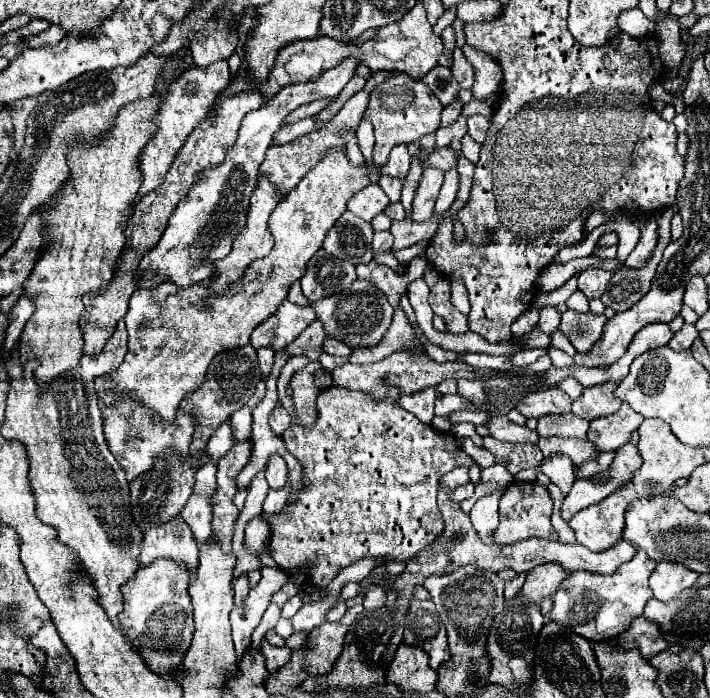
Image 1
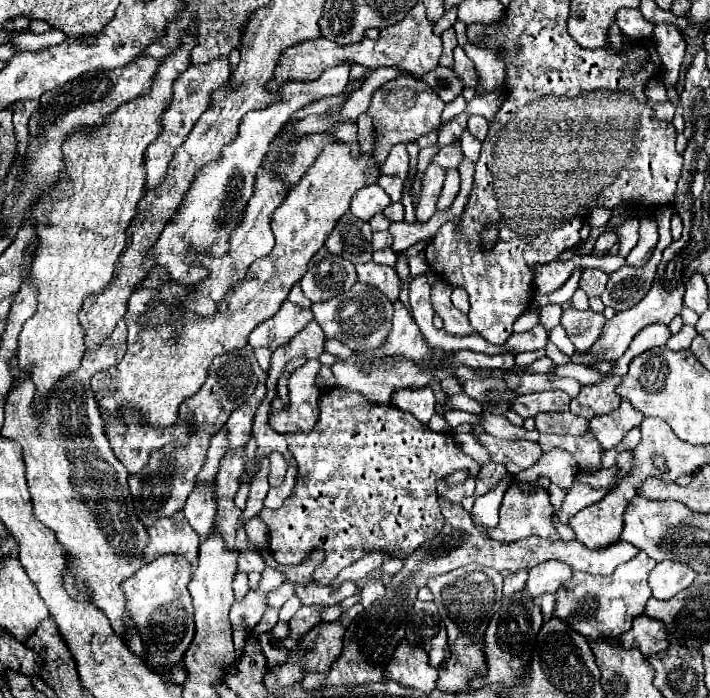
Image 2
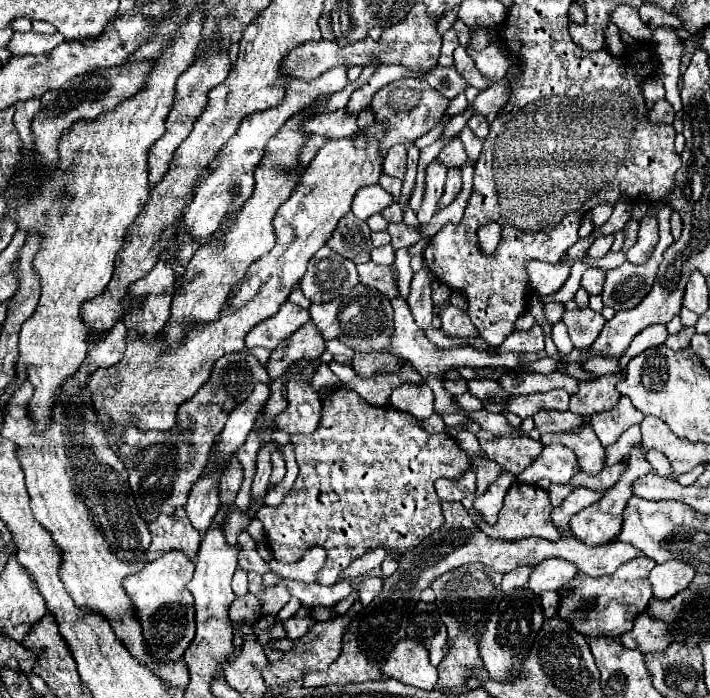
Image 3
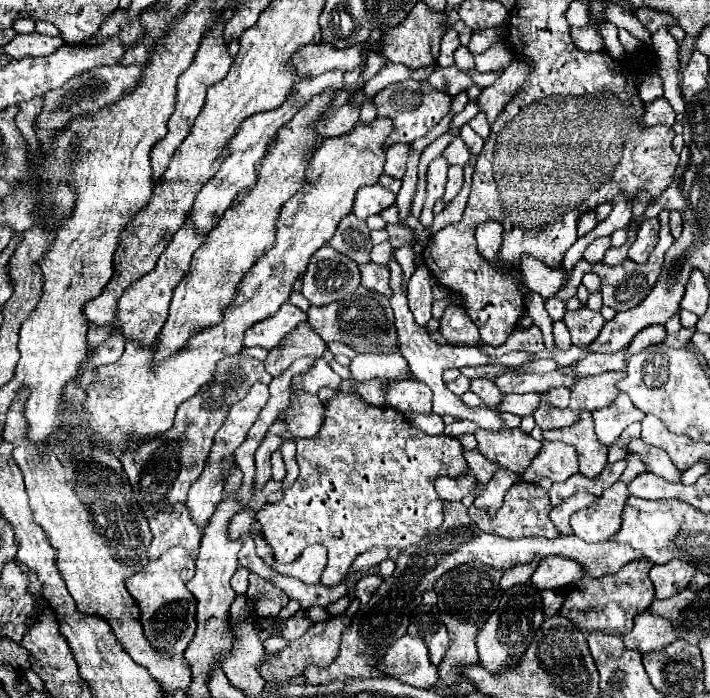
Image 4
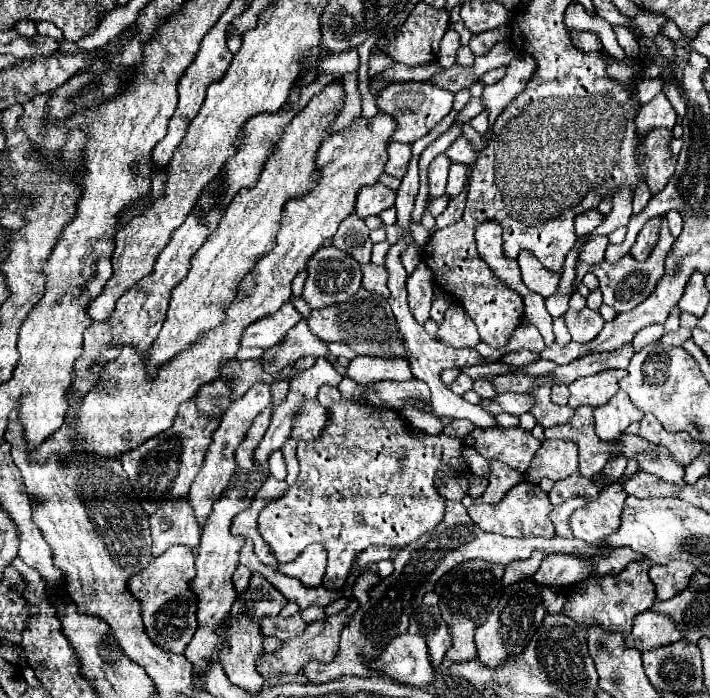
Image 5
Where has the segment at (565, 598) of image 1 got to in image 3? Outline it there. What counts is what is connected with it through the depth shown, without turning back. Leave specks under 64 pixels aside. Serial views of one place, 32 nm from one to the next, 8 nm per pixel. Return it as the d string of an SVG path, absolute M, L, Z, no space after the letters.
M640 556L636 560L630 560L620 570L616 570L612 576L584 576L578 574L574 580L570 580L560 590L560 608L558 616L568 620L578 632L584 632L586 636L622 636L628 630L632 630L632 622L640 612L646 612L648 602L654 598L652 584L648 580L650 570L656 566L654 560Z

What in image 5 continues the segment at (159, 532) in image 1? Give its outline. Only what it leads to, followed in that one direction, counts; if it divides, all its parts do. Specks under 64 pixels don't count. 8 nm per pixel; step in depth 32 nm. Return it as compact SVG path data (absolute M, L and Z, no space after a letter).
M178 498L166 502L156 514L150 516L150 532L152 532L152 552L154 556L160 550L168 550L174 544L186 544L196 548L200 542L202 526L196 520L188 498Z

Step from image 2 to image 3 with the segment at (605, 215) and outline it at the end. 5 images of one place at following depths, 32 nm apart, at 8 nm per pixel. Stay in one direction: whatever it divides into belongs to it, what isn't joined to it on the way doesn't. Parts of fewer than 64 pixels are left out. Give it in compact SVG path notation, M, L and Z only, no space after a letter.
M600 204L592 212L592 220L594 220L596 226L600 226L600 224L604 224L610 218L610 214L612 214L612 204Z

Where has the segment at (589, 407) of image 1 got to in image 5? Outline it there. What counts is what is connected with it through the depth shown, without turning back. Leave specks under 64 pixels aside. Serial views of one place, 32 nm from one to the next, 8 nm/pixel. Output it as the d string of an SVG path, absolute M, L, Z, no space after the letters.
M604 370L598 372L590 378L580 378L576 382L572 382L570 388L570 400L568 406L576 408L576 406L602 406L606 404L616 392L618 392L618 382L620 378L626 376L626 370Z

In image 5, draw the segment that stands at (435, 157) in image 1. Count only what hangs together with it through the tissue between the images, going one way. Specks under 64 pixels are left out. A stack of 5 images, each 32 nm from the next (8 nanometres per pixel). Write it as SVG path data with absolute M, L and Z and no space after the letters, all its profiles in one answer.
M460 136L444 154L446 154L452 162L462 162L462 164L468 164L468 166L474 164L474 160L476 160L476 156L478 156L474 144L468 142L464 136Z

